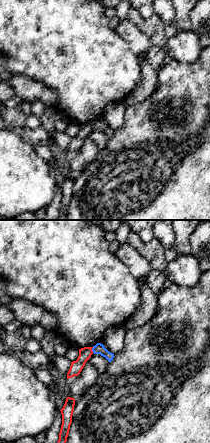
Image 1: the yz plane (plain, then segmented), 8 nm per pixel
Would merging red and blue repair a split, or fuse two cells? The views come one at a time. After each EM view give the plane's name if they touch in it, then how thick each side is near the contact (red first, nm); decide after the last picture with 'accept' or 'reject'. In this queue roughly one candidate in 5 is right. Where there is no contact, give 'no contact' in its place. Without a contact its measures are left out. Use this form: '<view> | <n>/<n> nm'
yz | 100/90 nm

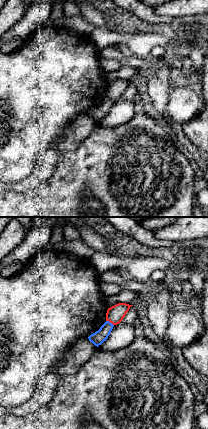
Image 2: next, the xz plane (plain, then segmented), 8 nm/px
xz | 140/110 nm

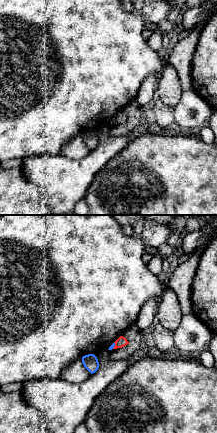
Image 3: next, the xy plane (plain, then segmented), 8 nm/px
xy | 80/40 nm

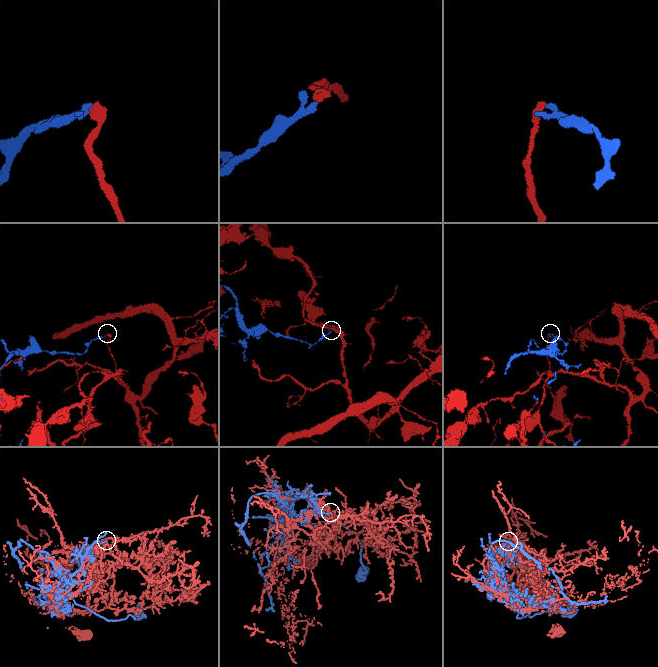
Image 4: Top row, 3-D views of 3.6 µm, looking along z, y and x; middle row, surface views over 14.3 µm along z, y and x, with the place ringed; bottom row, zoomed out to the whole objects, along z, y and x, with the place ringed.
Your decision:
reject

